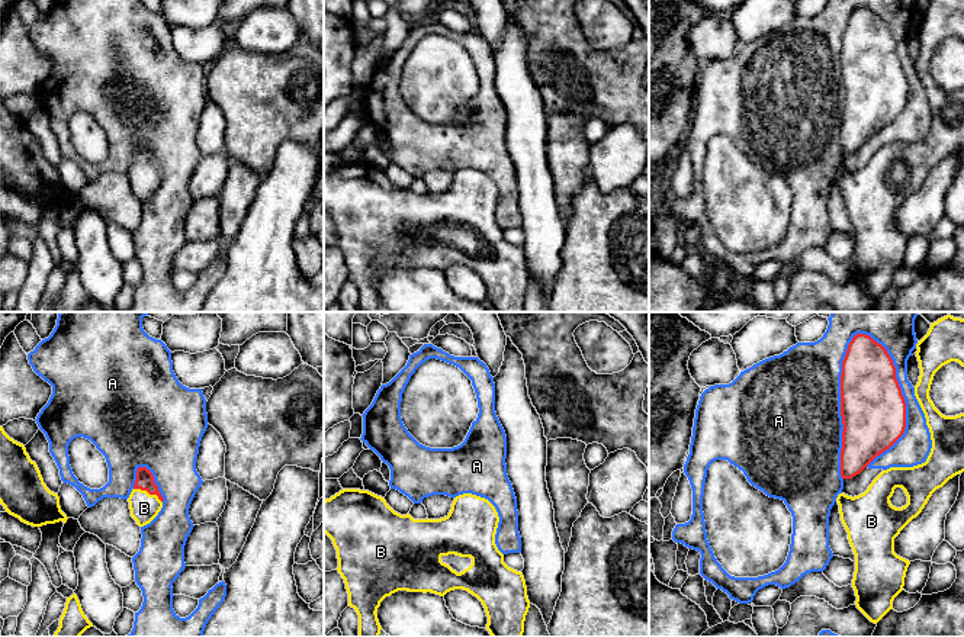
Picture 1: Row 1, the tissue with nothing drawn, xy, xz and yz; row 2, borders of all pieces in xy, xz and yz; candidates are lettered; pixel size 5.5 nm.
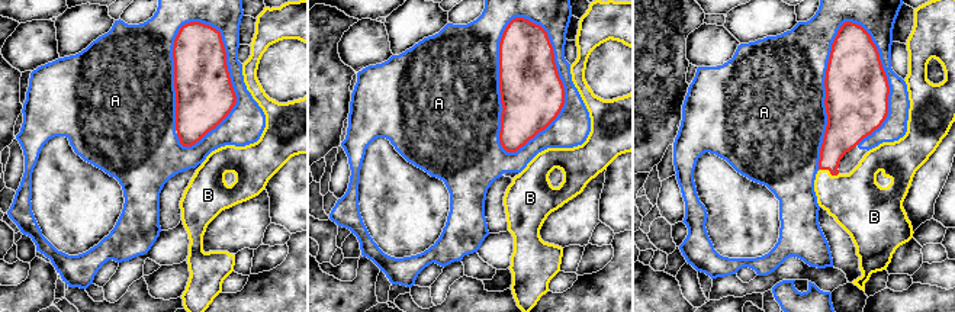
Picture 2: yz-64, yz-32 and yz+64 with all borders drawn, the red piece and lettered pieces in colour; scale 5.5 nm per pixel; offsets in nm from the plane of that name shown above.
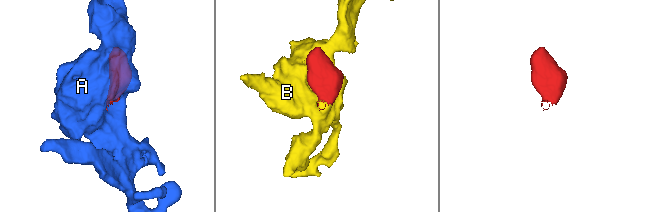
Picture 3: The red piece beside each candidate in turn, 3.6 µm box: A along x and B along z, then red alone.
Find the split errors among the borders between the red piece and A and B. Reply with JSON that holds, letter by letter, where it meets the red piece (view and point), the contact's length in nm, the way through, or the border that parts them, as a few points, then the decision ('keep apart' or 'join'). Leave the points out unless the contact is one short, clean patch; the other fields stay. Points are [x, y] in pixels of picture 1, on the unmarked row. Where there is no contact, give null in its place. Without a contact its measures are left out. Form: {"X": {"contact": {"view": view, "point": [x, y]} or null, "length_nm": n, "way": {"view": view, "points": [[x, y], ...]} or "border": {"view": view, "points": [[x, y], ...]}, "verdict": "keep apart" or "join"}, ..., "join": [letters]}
{"A": {"contact": {"view": "yz", "point": [841, 79]}, "length_nm": 800, "verdict": "keep apart"}, "B": {"contact": {"view": "xy", "point": [148, 167]}, "length_nm": 180, "verdict": "join"}, "join": ["B"]}

